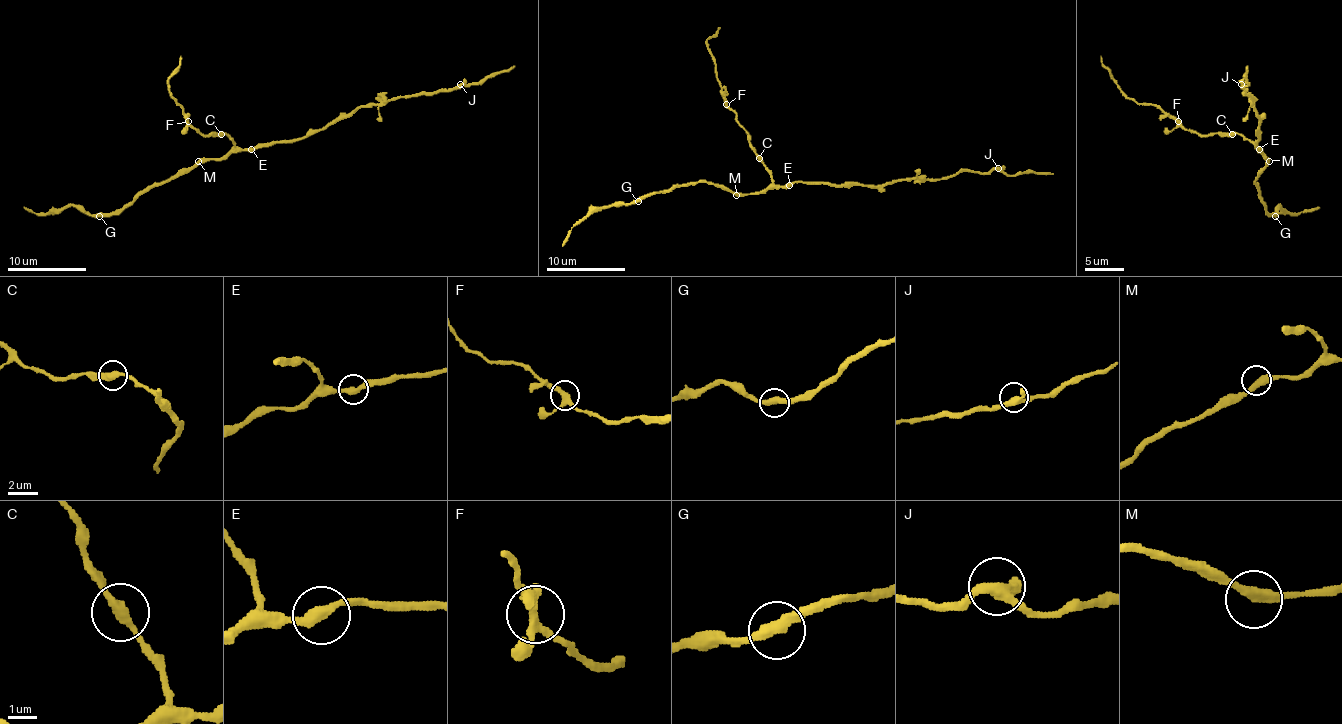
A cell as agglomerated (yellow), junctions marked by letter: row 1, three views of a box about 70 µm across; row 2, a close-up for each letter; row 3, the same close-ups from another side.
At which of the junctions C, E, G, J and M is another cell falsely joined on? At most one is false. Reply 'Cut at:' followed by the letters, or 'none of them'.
Cut at: none of them

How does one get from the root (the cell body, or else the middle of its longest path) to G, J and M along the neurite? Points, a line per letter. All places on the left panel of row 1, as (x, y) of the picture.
G: (255, 147), (231, 149), (219, 159), (200, 159), (166, 180), (146, 186), (119, 210), (99, 216)
J: (255, 147), (292, 143), (349, 117), (359, 107), (385, 105), (391, 100), (422, 92), (452, 90), (460, 84)
M: (255, 147), (231, 149), (219, 159), (198, 161)

